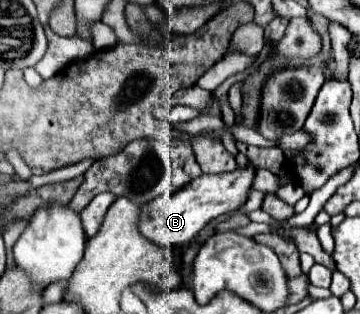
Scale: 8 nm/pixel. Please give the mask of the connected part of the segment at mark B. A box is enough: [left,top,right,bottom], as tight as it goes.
[137,165,255,249]

